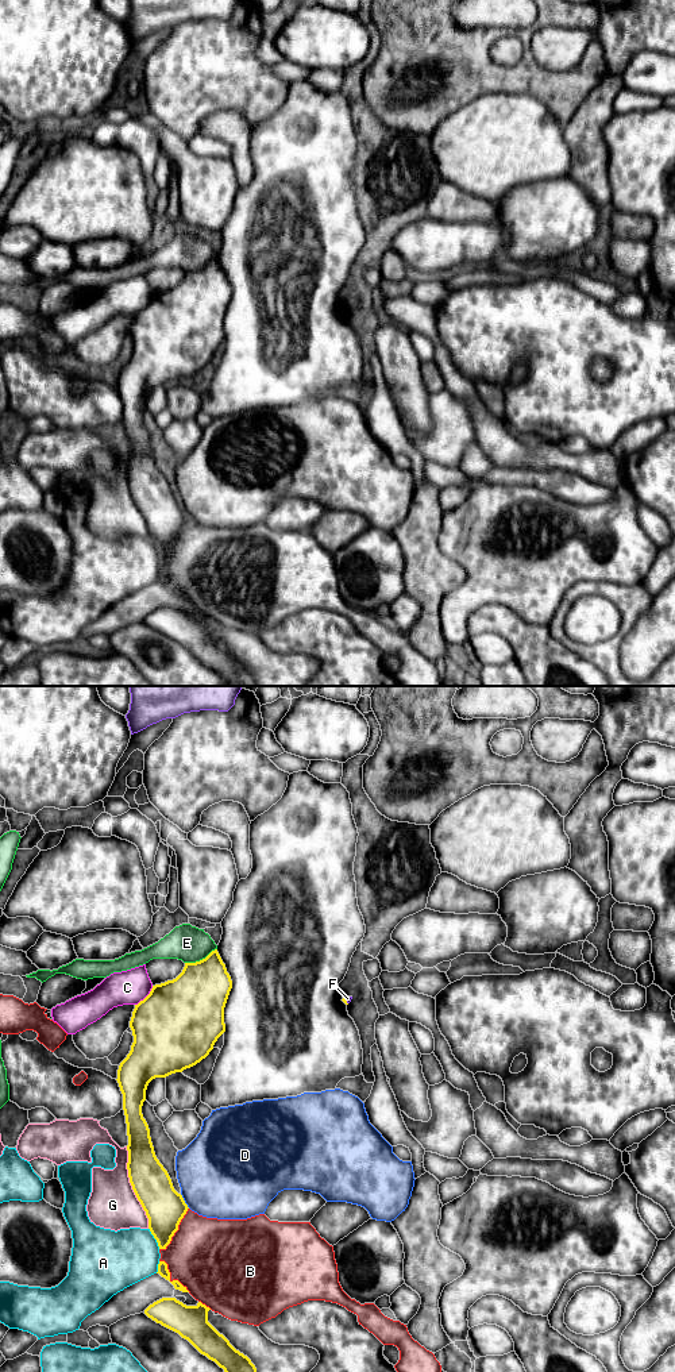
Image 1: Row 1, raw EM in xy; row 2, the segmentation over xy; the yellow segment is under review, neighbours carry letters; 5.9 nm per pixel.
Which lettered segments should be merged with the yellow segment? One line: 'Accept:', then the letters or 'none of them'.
Accept: none of them

